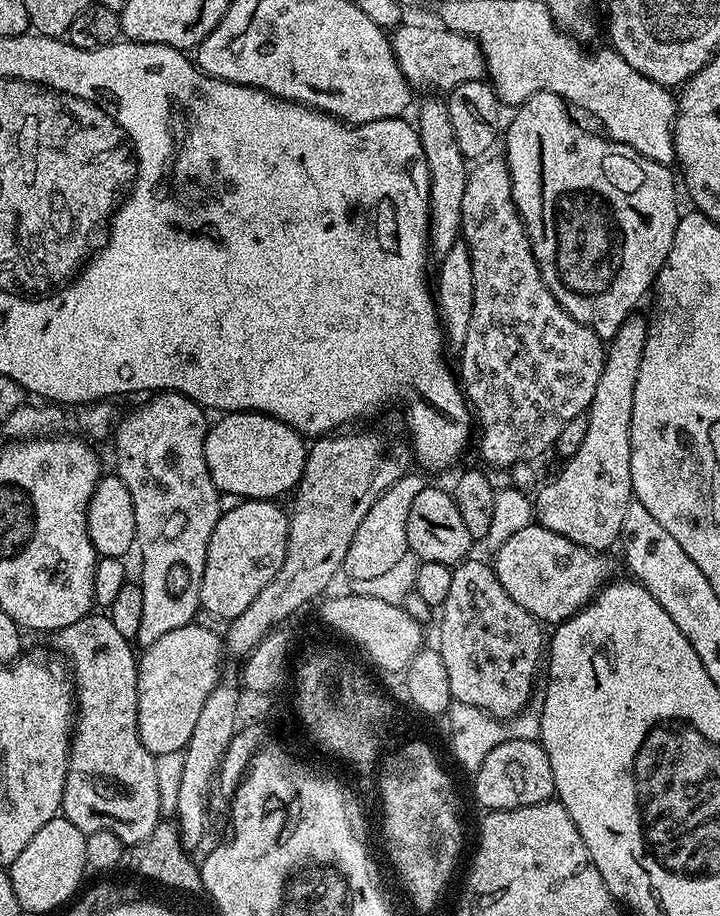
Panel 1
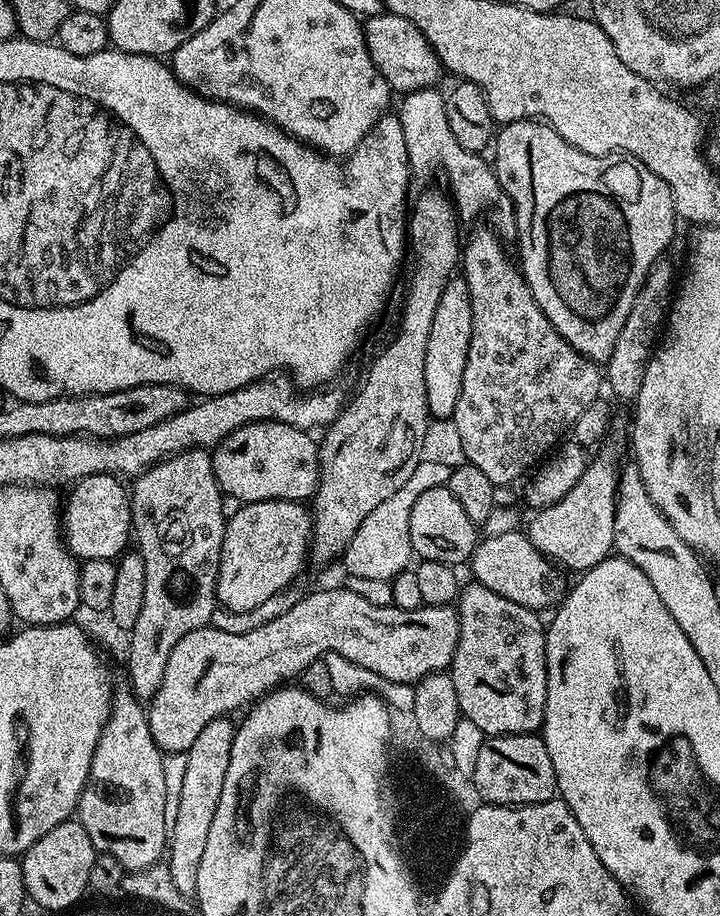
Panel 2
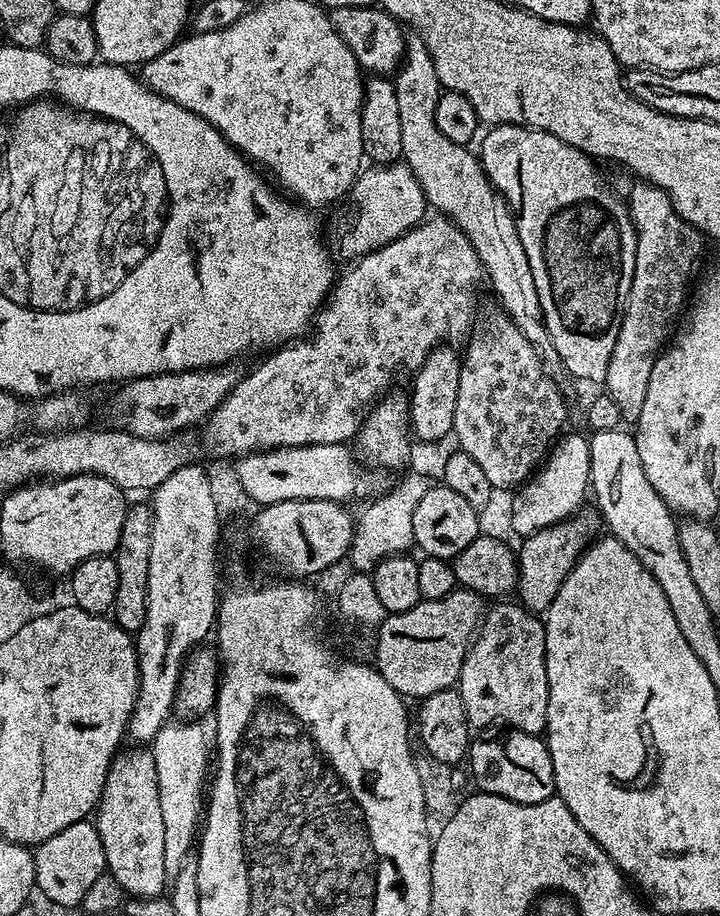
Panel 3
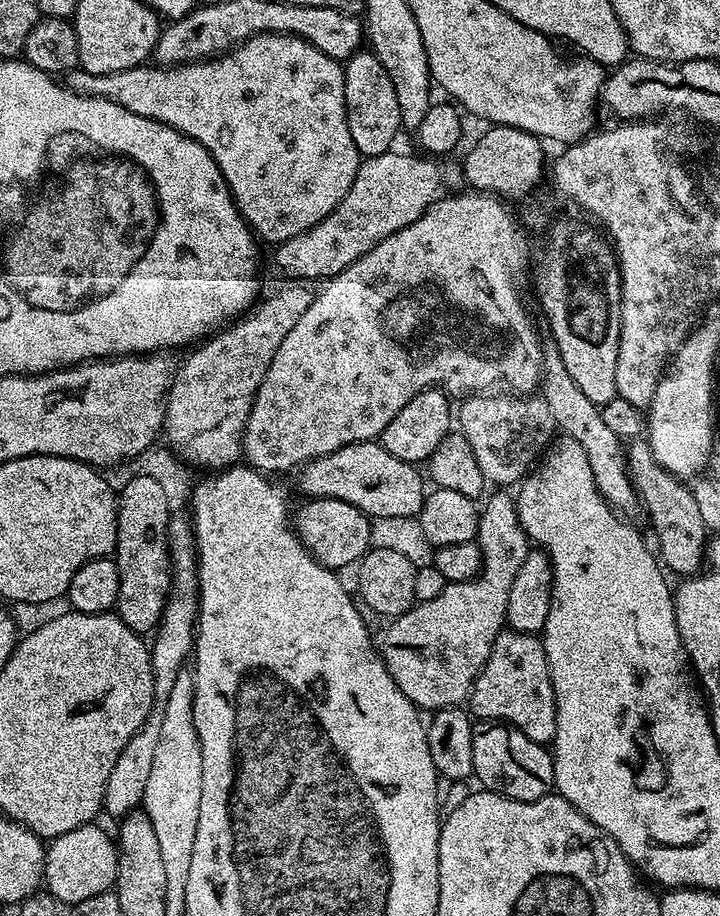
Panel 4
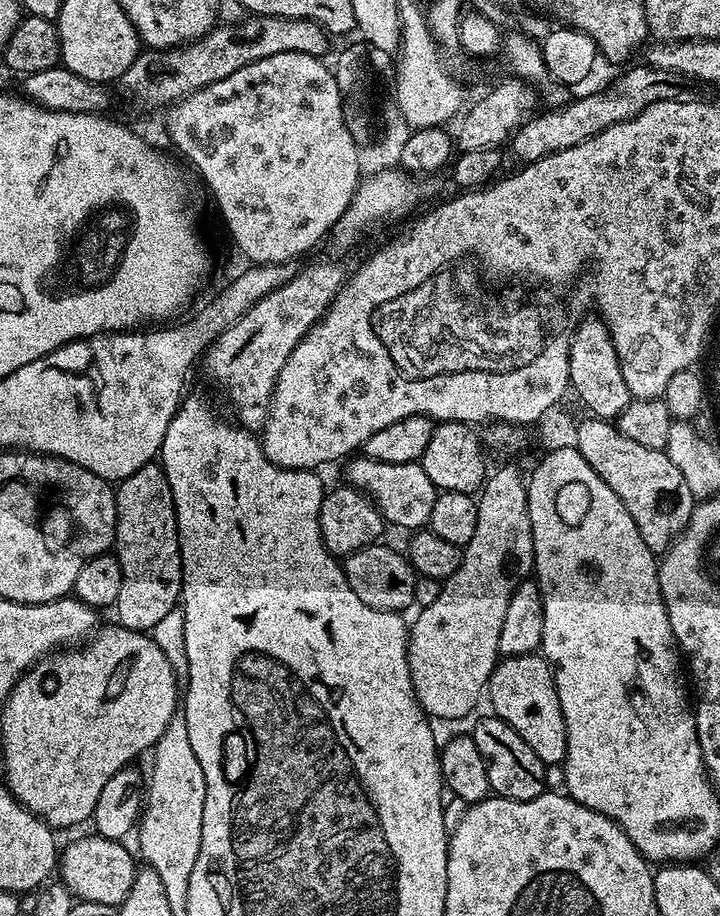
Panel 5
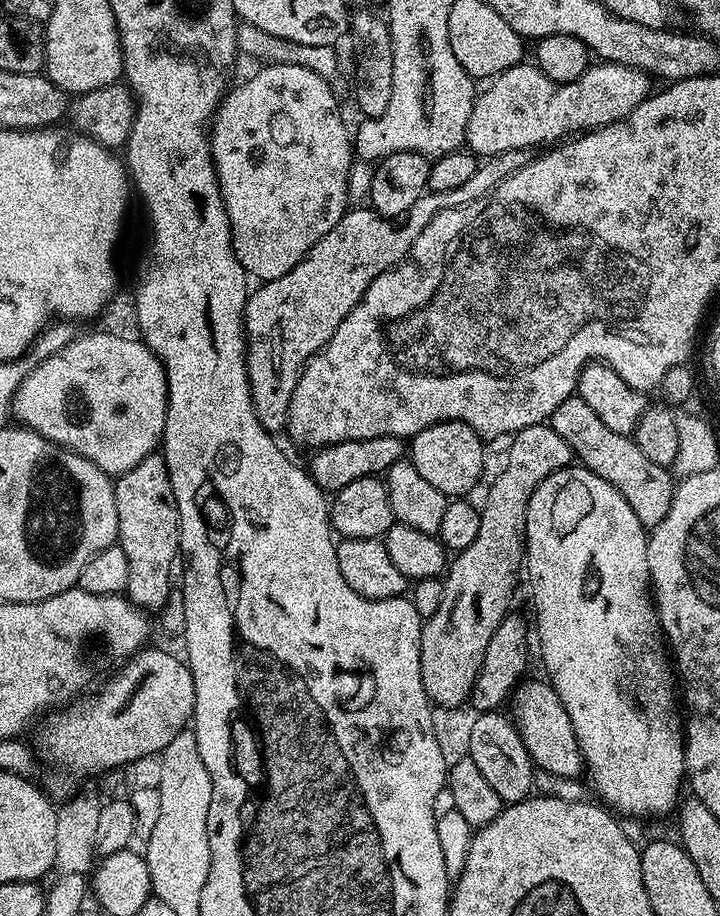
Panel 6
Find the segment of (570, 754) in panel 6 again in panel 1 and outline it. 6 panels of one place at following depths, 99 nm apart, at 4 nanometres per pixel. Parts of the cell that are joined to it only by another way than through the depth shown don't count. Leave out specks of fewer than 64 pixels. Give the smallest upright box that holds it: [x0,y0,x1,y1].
[438,559,546,718]

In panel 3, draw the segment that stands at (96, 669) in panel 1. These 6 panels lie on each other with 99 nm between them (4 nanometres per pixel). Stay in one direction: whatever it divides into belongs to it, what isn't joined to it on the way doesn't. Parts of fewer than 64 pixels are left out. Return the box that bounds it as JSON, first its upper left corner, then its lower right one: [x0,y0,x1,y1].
[94,746,166,897]

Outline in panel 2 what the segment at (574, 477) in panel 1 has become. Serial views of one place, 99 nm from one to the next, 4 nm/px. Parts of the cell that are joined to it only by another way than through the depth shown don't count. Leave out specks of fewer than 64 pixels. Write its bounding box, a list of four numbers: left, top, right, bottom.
[526,452,618,574]

